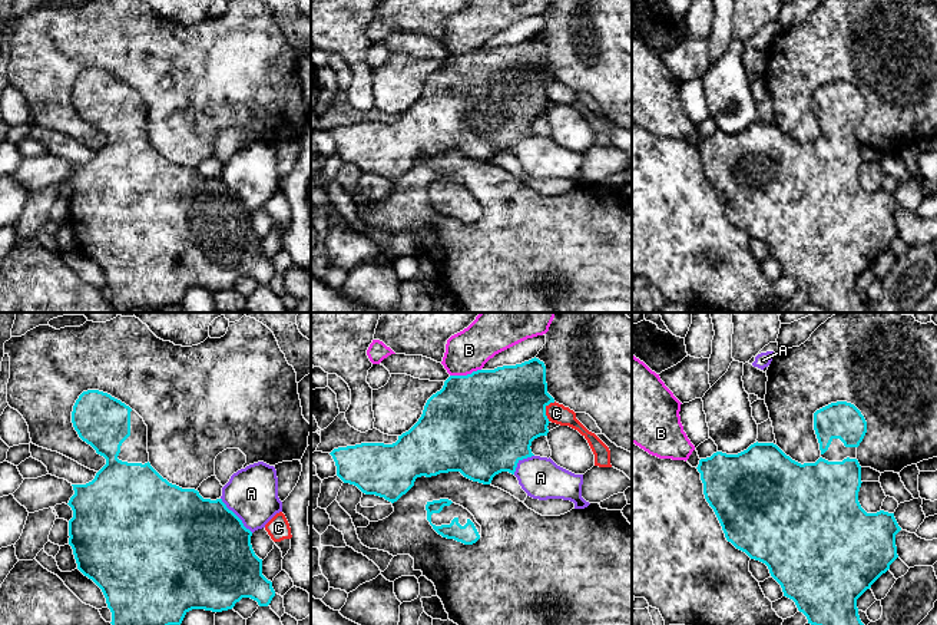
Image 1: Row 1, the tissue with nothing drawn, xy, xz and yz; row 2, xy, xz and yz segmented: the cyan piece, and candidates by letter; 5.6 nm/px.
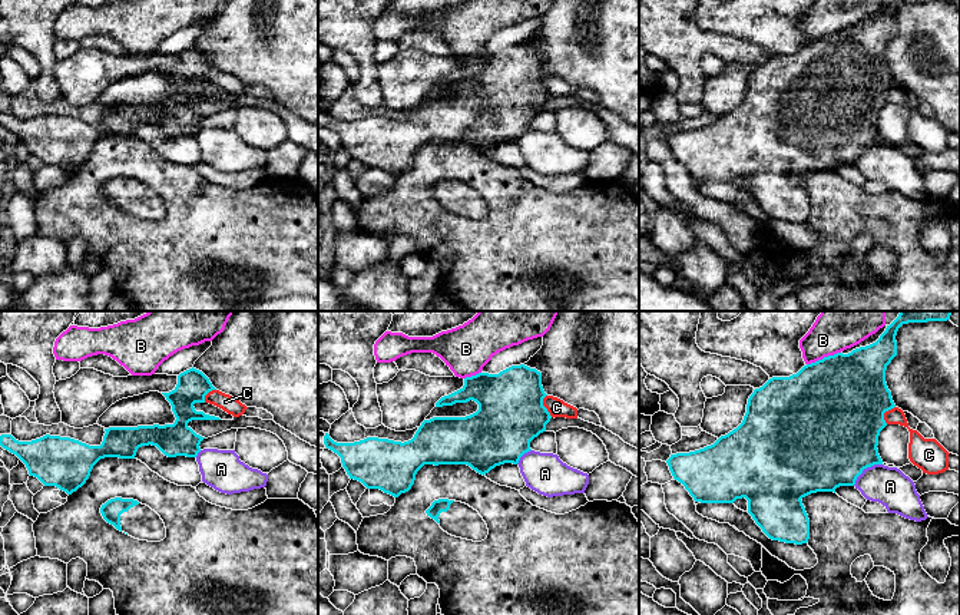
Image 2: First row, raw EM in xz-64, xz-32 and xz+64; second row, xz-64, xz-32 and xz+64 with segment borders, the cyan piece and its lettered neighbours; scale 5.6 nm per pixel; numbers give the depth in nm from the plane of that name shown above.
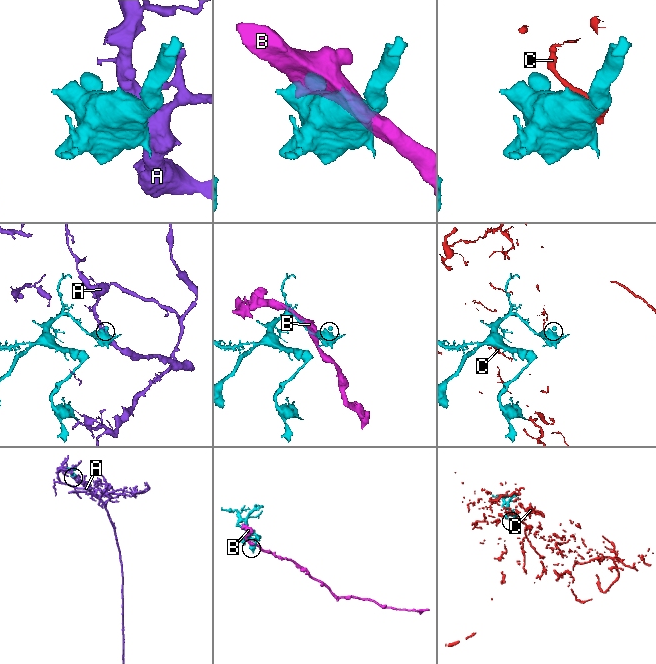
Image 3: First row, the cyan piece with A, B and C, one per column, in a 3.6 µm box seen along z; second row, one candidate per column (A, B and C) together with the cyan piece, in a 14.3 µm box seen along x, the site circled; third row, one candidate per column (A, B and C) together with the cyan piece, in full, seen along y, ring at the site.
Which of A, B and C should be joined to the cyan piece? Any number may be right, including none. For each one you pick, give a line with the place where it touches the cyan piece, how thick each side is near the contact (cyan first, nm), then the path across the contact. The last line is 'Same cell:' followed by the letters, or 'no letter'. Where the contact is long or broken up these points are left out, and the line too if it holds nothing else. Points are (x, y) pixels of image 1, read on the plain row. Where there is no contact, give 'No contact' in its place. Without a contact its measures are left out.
Same cell: no letter

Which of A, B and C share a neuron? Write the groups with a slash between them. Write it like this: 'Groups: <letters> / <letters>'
Groups: A / B / C

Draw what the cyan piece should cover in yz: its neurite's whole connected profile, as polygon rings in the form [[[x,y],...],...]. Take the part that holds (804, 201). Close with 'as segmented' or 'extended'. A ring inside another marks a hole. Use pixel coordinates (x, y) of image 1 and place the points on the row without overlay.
[[[837,80],[831,82],[814,92],[814,109],[820,122],[821,136],[815,142],[798,142],[787,135],[774,122],[754,122],[746,129],[738,133],[726,133],[722,130],[713,132],[711,136],[701,138],[698,151],[703,162],[703,173],[709,185],[713,188],[725,216],[736,228],[745,231],[751,238],[765,242],[771,255],[781,264],[784,275],[792,278],[799,291],[802,291],[808,302],[828,308],[831,312],[868,312],[865,304],[861,301],[857,287],[857,278],[871,267],[871,264],[890,248],[890,244],[898,237],[895,225],[895,214],[901,209],[894,192],[880,189],[877,192],[867,192],[860,181],[858,171],[861,166],[861,145],[857,136],[857,126],[867,112],[867,100],[861,90],[851,82]]]; extended

